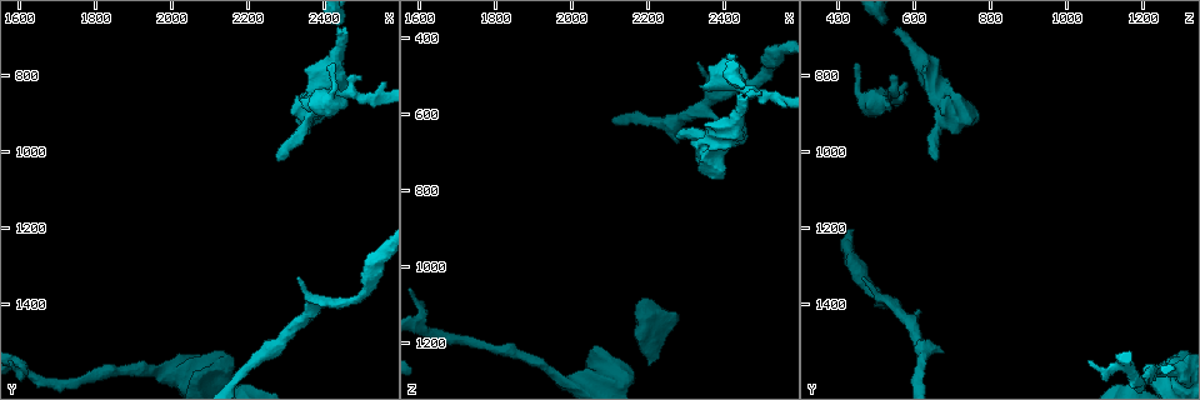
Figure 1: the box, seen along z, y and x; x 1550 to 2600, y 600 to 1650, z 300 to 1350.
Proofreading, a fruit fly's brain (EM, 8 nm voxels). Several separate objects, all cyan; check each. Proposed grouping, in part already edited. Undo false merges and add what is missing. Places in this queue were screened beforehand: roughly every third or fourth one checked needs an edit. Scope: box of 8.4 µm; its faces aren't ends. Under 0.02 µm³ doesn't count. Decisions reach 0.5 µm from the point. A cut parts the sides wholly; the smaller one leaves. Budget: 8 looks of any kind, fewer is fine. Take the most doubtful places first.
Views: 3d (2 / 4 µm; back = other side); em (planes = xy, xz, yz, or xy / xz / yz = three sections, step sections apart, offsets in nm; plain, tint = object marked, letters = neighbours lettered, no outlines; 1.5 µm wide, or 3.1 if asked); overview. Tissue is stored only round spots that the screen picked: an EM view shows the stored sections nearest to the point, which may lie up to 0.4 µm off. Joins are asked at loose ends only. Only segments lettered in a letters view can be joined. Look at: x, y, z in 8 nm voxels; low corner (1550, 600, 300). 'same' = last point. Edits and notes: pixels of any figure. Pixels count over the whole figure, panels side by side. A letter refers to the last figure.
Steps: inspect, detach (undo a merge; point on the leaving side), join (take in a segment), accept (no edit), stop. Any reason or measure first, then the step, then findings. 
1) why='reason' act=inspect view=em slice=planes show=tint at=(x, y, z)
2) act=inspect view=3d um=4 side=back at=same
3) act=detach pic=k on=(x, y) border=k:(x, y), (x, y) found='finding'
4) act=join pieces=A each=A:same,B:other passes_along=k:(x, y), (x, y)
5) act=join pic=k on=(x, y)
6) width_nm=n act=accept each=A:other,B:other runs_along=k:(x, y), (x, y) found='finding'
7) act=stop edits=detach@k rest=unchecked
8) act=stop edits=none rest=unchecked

why='an open end' act=inspect view=3d um=4 at=(2440, 675, 550)

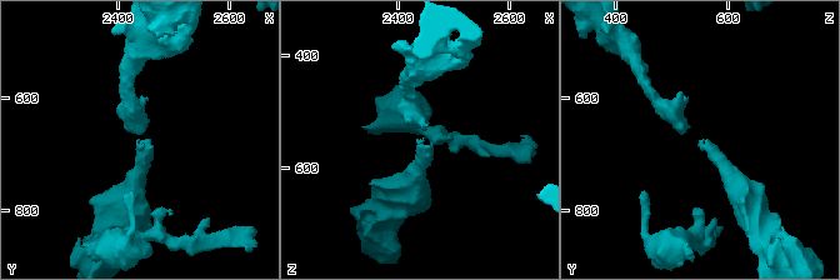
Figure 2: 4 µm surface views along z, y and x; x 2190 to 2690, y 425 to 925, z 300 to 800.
why='shape alone is not enough' act=inspect view=em slice=xy step=8 show=tint at=(2430, 685, 550)

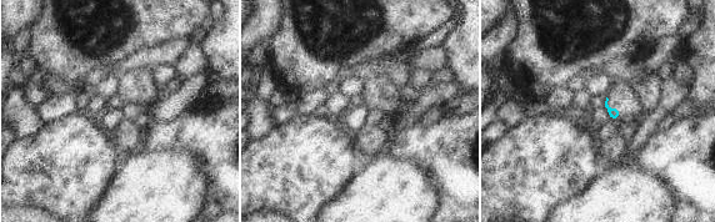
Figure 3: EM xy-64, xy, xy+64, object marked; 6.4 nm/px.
why='another direction' act=inspect view=em slice=planes show=letters at=same

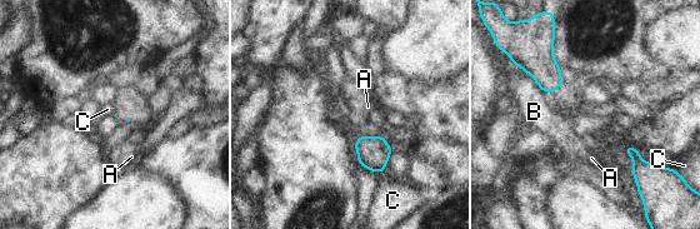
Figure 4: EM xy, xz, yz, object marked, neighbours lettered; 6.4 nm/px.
longest_contact=B:220nm act=accept each=A:other,B:other,C:other border=4:(384, 169), (378, 173) found='none of them fits'

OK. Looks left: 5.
why='thick end' act=inspect view=em slice=yz step=8 show=tint at=(2385, 920, 770)

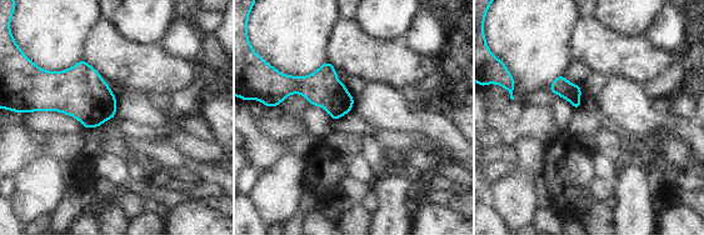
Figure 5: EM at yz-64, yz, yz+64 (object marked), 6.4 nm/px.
act=inspect view=em slice=planes show=letters at=same

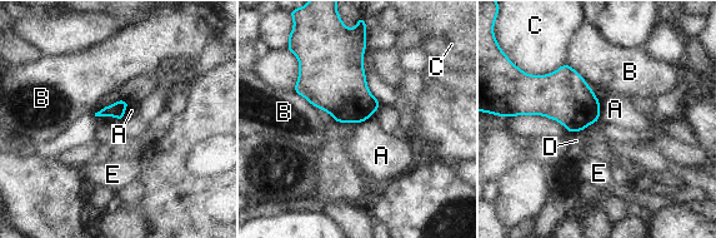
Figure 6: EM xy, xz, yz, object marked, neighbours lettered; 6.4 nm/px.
longest_contact=C:260nm act=accept each=A:other,B:other,C:other,D:other,E:other border=6:(584, 128), (571, 133) found='none of them fits'

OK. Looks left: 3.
why='arms part here' act=inspect view=em slice=planes show=tint at=(2410, 1390, 530)

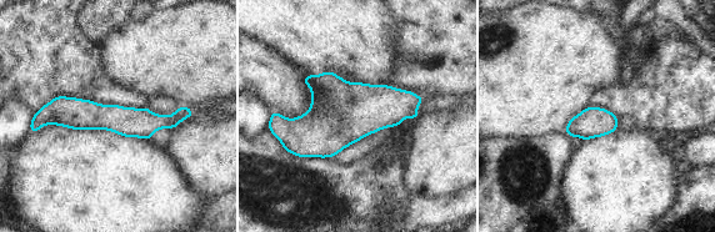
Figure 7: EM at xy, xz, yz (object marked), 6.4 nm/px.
act=inspect view=em slice=planes show=letters at=same

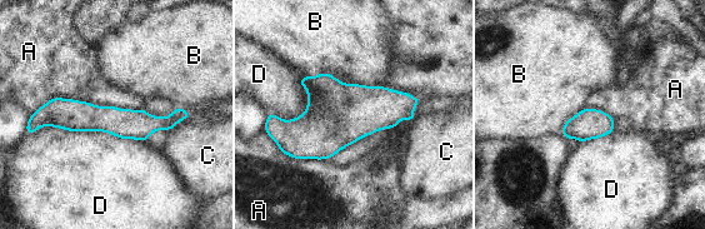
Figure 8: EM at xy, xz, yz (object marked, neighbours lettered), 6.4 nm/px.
act=accept each=A:other,B:other,C:other,D:other found='continuous, no second neuron'

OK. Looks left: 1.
act=stop edits=none rest=unchecked

